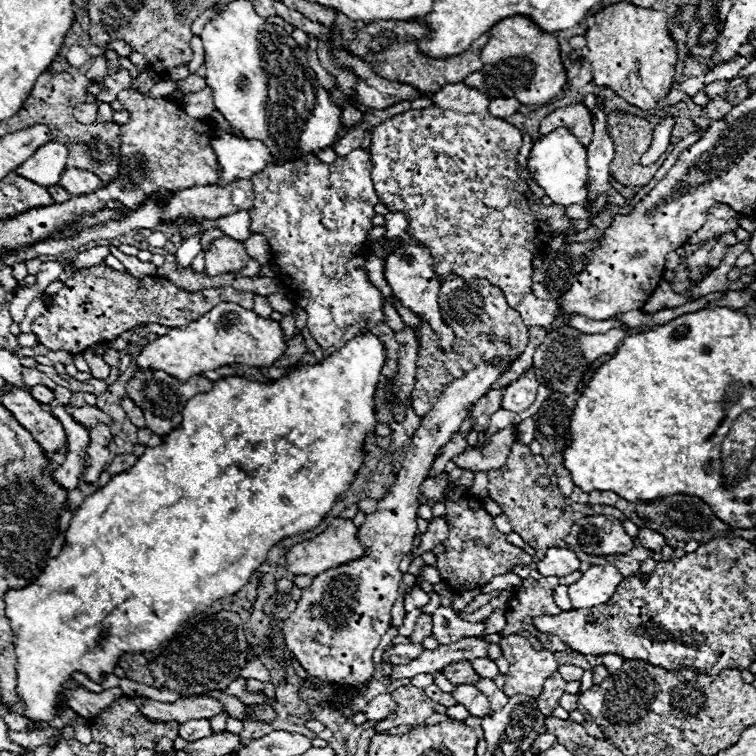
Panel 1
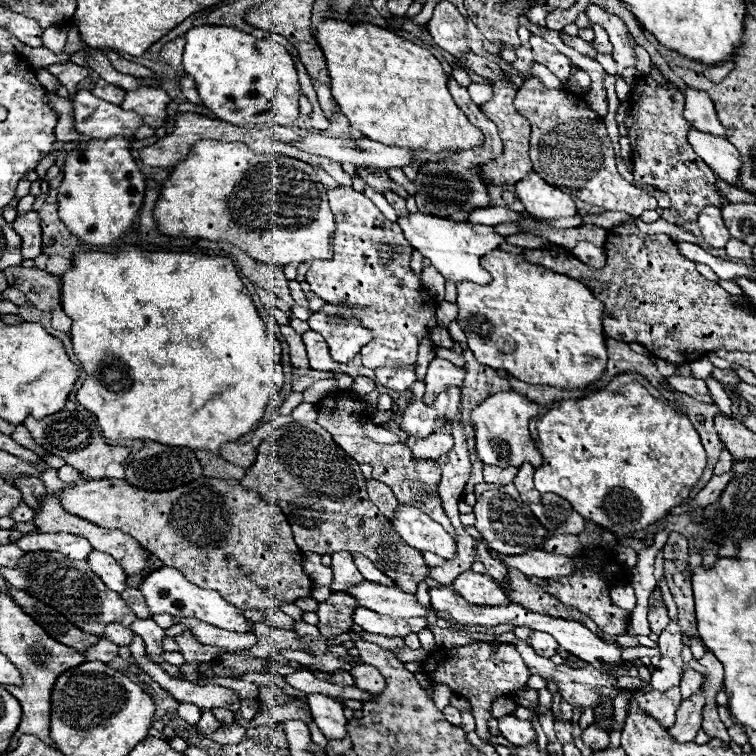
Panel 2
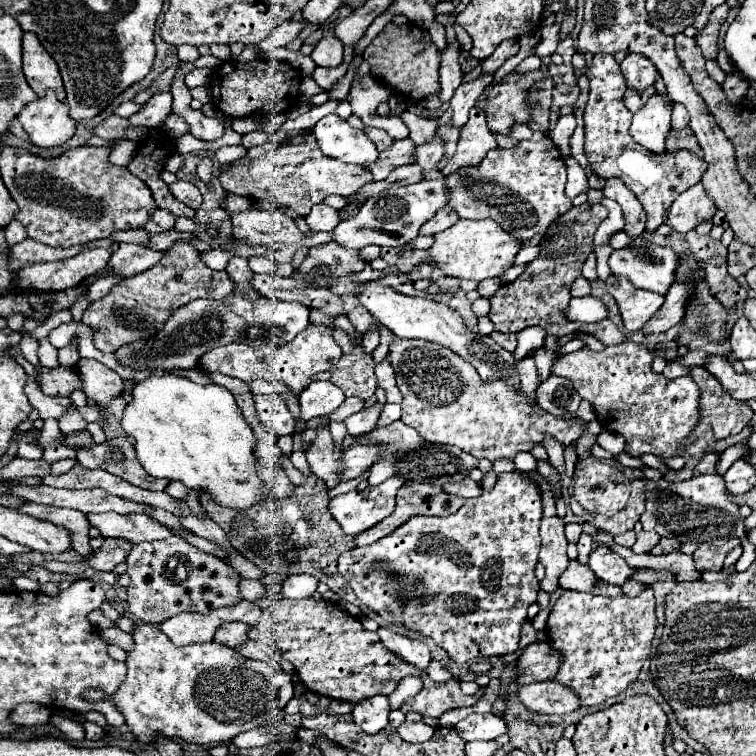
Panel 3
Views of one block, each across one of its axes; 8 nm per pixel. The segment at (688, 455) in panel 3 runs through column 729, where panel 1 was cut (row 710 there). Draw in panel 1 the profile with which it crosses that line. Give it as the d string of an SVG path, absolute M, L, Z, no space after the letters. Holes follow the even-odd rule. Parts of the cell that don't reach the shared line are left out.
M400 686L390 694L396 700L396 714L388 714L384 720L376 722L376 726L374 726L376 732L386 732L396 726L424 724L426 718L436 714L438 702L428 698L422 688Z

